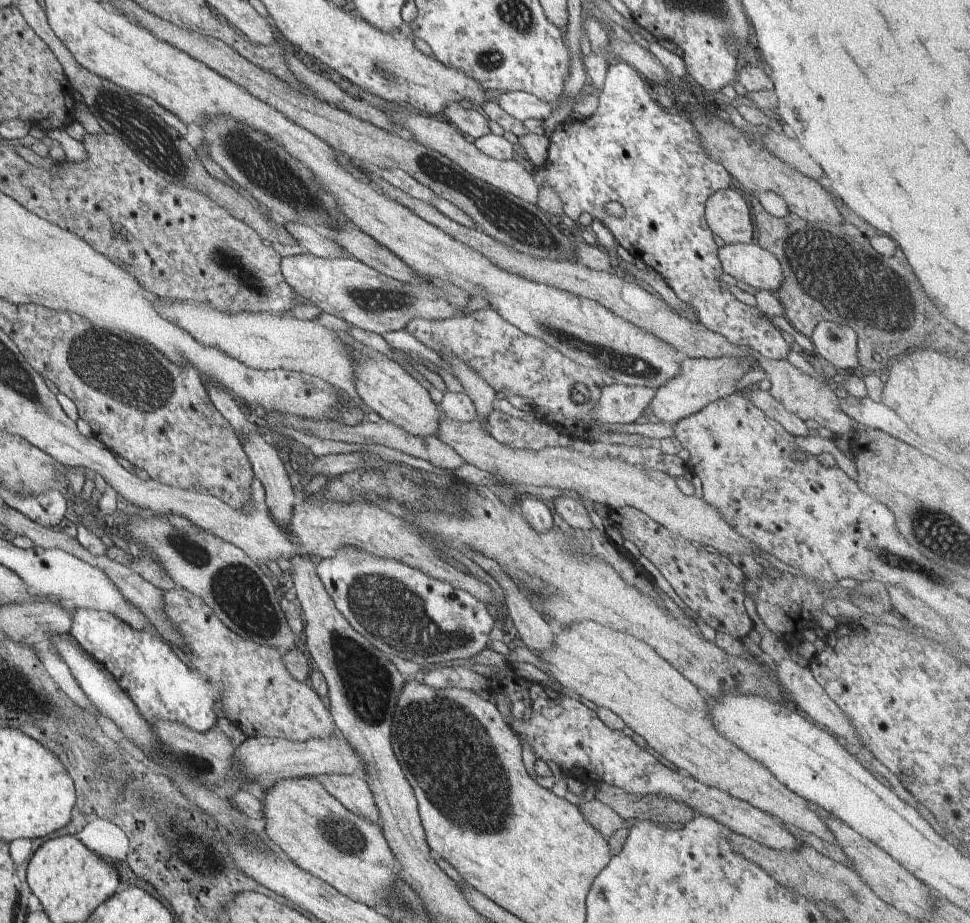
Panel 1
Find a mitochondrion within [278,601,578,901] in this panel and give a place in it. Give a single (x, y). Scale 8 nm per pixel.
(447, 748)

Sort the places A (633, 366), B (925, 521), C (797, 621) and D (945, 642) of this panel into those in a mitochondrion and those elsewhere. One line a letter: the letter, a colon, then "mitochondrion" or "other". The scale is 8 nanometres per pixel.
A: mitochondrion
B: mitochondrion
C: other
D: other

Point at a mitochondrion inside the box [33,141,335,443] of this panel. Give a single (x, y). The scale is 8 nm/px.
(121, 368)

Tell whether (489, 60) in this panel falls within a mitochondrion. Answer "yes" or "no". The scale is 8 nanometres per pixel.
yes

